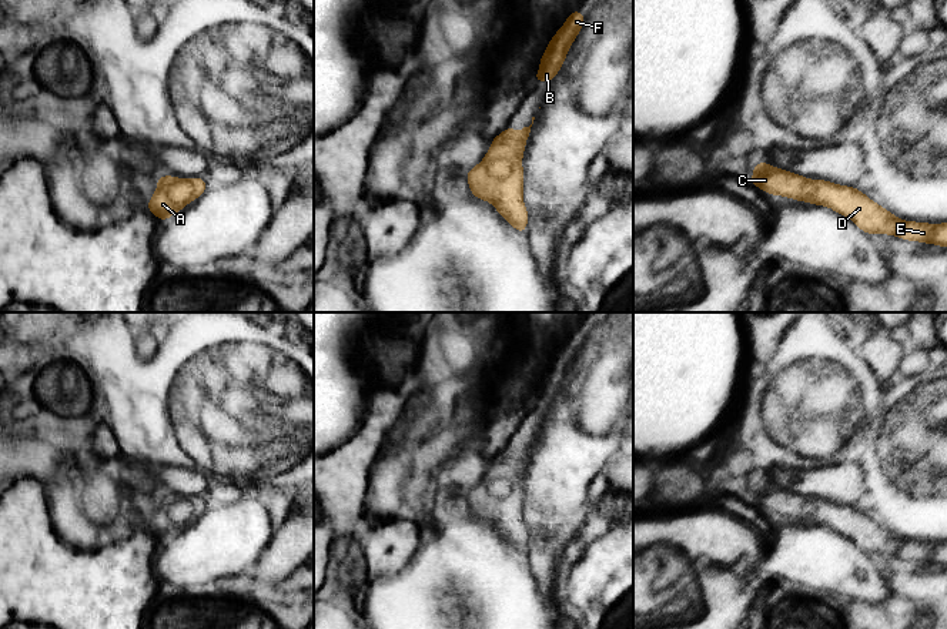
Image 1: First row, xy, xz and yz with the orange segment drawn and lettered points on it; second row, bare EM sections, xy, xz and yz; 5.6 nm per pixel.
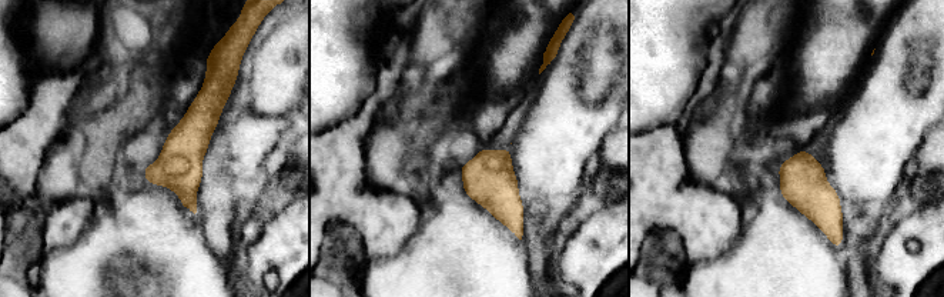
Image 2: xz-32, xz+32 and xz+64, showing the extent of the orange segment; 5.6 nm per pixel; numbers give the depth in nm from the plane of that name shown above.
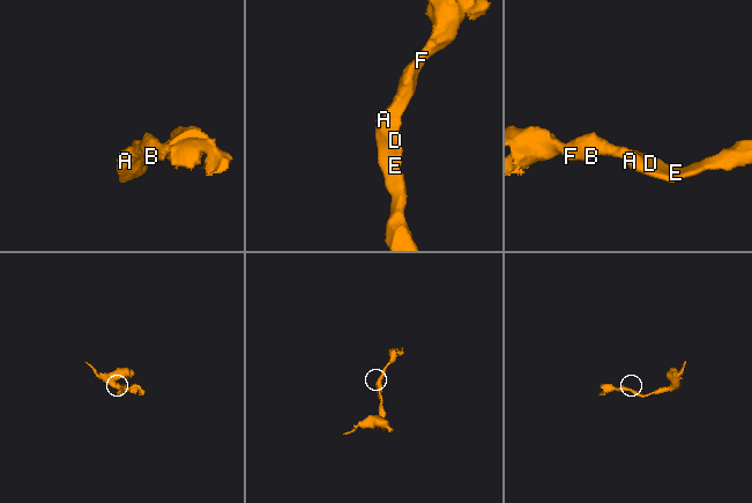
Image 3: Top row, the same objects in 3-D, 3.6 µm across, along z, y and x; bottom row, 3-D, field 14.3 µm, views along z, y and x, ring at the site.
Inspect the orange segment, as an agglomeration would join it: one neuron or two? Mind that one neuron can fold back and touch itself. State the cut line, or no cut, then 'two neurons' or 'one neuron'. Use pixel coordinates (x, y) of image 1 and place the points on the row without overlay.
no cut | one neuron

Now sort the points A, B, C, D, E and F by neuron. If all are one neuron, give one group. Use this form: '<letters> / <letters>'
A B C D E F

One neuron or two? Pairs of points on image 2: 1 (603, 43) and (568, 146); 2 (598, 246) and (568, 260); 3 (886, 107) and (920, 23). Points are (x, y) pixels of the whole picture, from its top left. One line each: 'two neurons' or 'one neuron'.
1: two neurons
2: one neuron
3: one neuron

